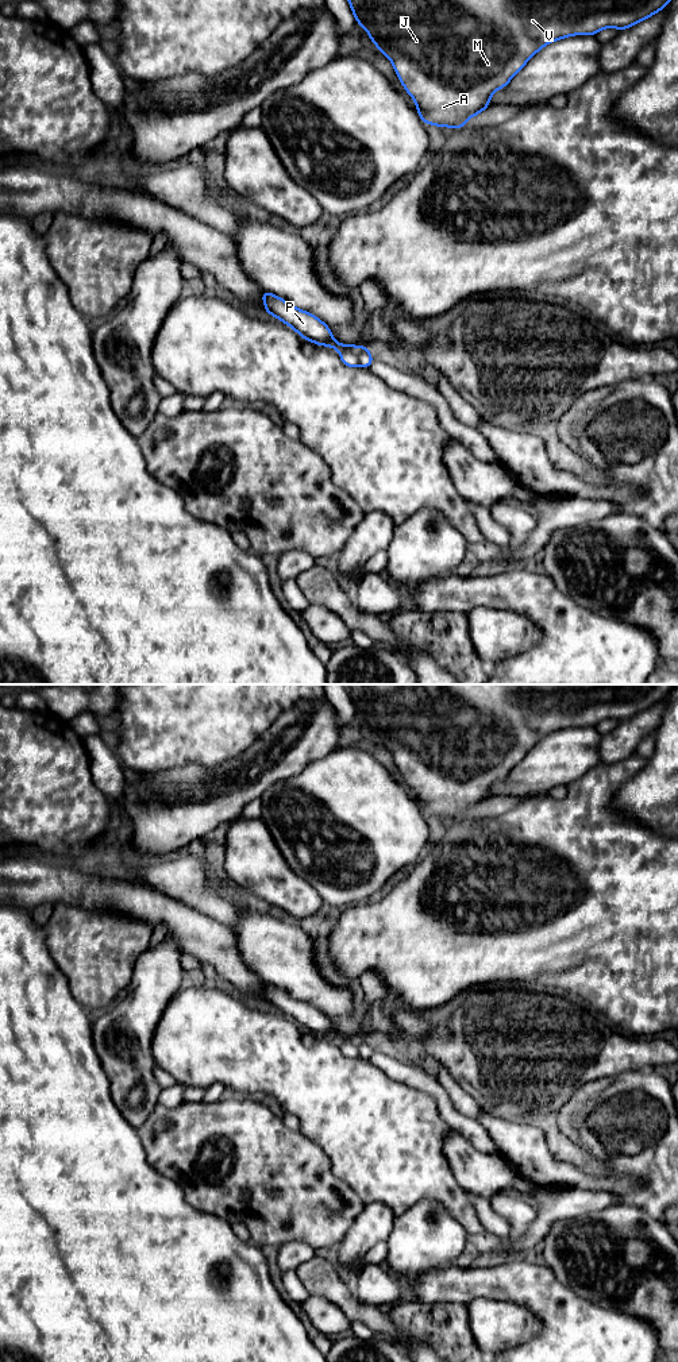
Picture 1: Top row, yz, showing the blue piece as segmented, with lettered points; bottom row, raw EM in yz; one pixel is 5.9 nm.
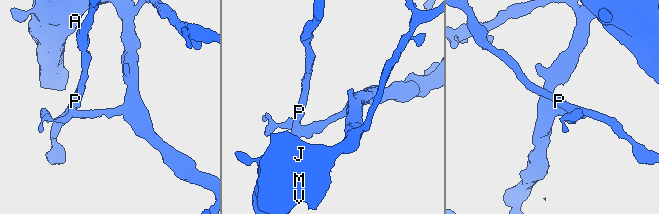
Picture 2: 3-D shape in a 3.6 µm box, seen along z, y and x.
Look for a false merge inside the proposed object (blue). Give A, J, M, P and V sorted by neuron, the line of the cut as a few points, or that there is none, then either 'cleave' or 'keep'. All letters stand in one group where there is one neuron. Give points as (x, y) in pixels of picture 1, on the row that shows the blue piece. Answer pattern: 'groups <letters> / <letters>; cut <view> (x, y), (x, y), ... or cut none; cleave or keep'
groups A J M V / P; cut yz (339, 348), (350, 347), (357, 355), (358, 365); cleave

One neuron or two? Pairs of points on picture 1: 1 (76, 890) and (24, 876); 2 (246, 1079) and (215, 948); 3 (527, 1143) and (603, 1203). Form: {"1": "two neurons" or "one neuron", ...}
{"1": "one neuron", "2": "two neurons", "3": "two neurons"}

